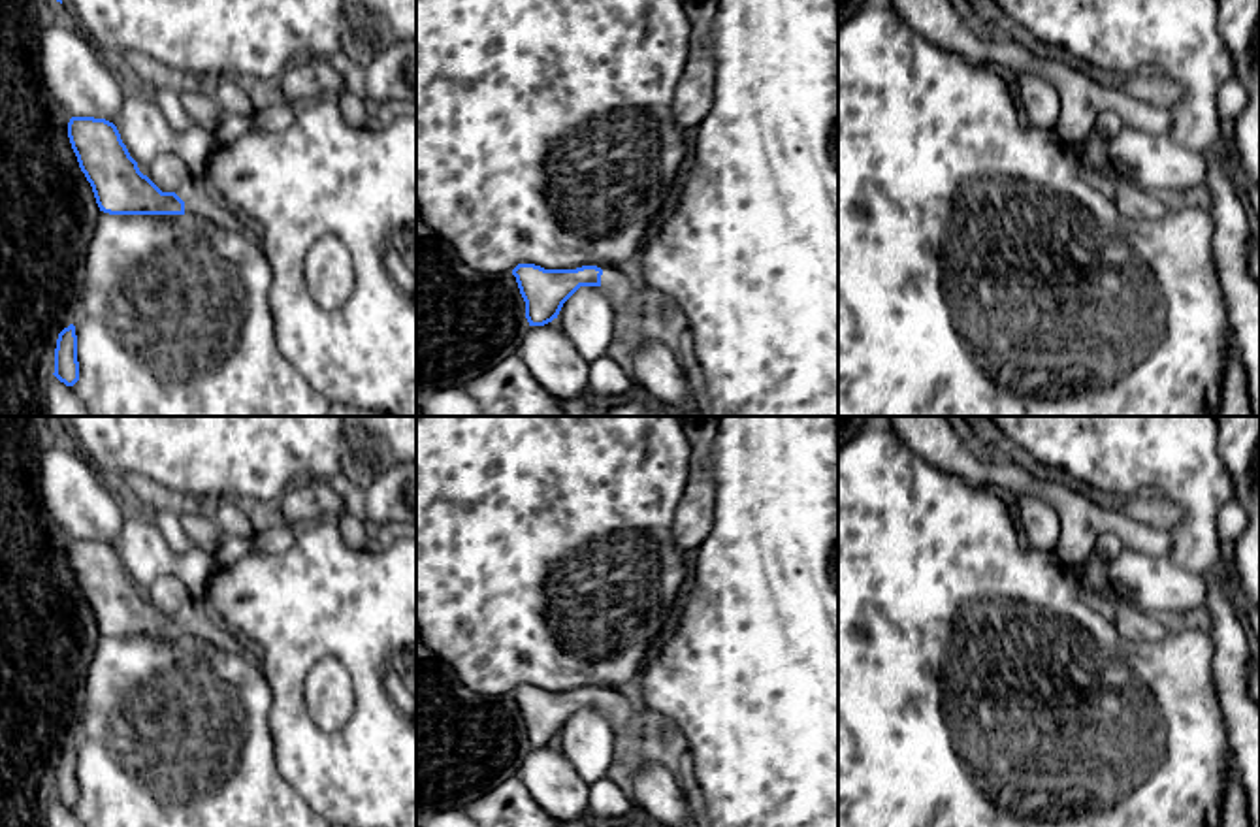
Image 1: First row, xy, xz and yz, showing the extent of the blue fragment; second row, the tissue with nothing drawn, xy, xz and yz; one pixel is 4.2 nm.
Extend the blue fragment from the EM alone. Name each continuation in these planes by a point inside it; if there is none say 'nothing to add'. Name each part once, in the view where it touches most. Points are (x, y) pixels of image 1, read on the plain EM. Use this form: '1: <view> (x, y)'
1: xy (200, 624)

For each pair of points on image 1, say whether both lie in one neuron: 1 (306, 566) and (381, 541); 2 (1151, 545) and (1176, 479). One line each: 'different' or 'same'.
1: different
2: different

